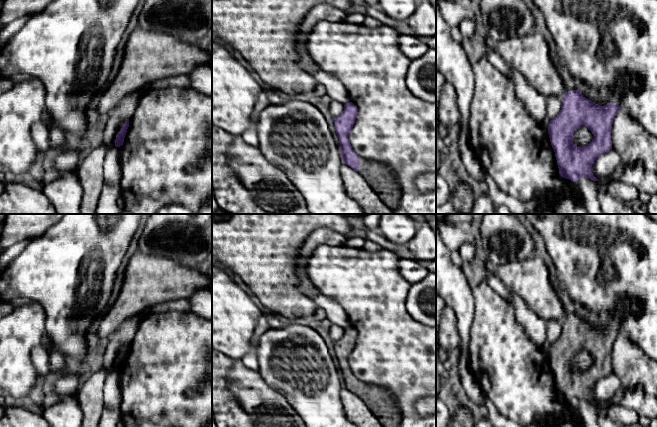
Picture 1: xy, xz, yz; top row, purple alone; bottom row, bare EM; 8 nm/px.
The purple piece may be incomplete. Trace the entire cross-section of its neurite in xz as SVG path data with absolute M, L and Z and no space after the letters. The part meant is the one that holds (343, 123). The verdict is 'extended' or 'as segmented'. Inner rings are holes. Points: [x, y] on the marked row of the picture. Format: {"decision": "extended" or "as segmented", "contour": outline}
{"decision": "extended", "contour": "M349 102L344 105L344 110L334 118L343 163L357 171L383 203L389 208L395 209L401 198L401 189L394 173L385 164L361 158L352 149L348 135L355 123L357 114L357 107Z"}

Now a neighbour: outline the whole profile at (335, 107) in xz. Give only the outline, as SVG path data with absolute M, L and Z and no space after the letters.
M328 100L329 102L329 110L332 116L335 118L344 110L344 104L335 101L335 100Z

